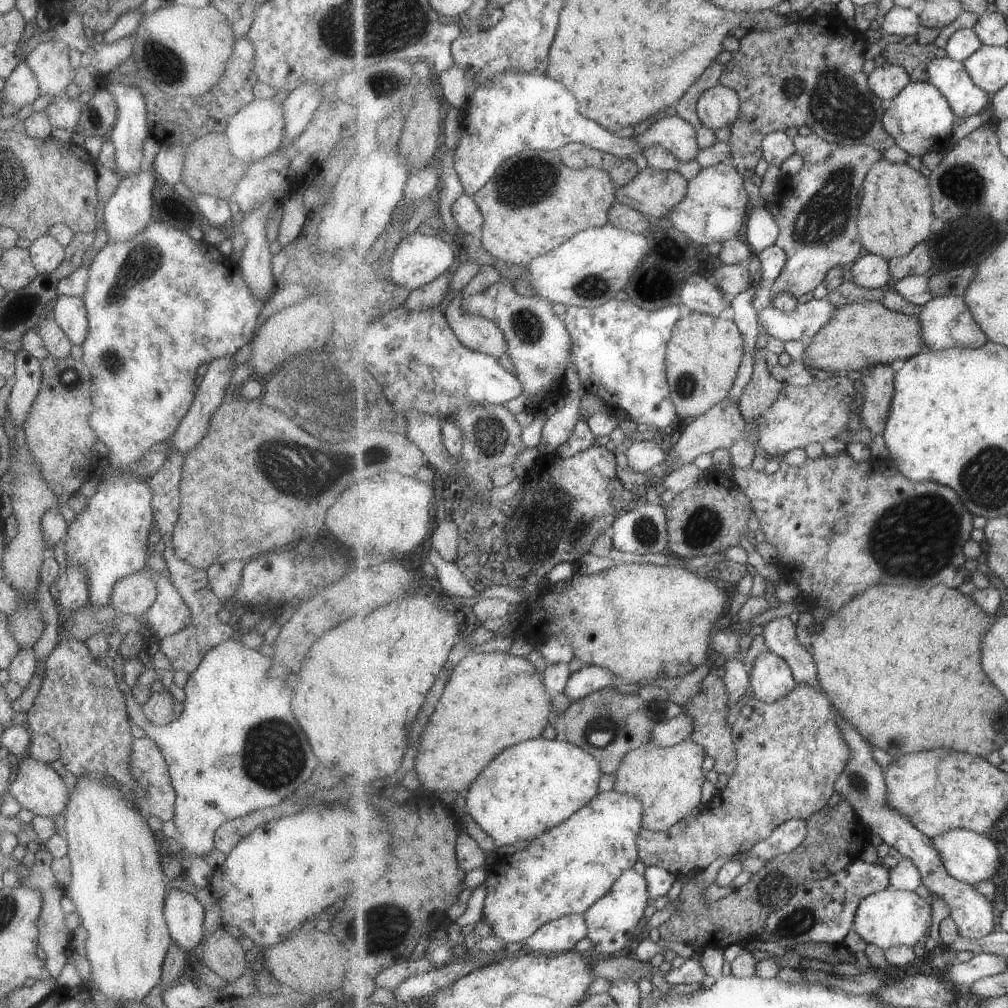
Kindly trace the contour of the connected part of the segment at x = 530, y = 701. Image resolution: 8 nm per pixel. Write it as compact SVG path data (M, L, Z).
M475 652L458 662L452 671L451 682L439 700L439 718L433 720L433 728L427 728L423 744L417 754L418 780L432 792L459 792L464 795L478 776L504 750L534 738L551 734L553 707L544 675L525 657L505 652Z

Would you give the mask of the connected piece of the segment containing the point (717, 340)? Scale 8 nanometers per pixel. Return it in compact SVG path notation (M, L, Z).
M692 311L686 318L679 319L667 347L668 379L674 395L679 418L697 418L712 406L728 398L745 358L746 340L734 320Z

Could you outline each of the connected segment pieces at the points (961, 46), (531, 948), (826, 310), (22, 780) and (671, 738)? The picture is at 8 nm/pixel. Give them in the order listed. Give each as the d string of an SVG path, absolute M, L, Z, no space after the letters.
M965 21L950 30L945 49L949 58L955 61L966 62L977 50L981 50L984 42L969 21Z
M569 914L548 922L523 941L520 952L543 952L561 954L575 948L575 944L588 936L588 926L584 914Z
M825 296L800 304L793 312L783 312L774 306L760 310L759 324L767 328L771 337L808 342L835 316L837 310L839 307L831 304Z
M25 754L16 768L15 780L8 790L22 808L52 819L64 812L68 788L49 764L37 762Z
M684 711L673 718L662 718L658 720L657 726L653 728L652 742L659 746L675 746L693 734L693 716L687 716Z

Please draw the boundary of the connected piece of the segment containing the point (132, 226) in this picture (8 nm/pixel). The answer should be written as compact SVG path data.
M140 171L137 174L131 174L127 178L119 181L113 194L104 204L102 217L105 230L107 230L106 242L127 242L129 238L133 238L135 234L139 234L139 230L151 222L154 212L151 204L151 191L154 187L155 174L148 171Z

